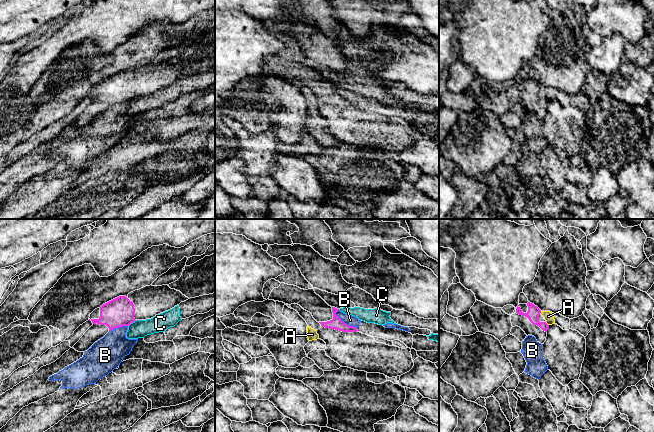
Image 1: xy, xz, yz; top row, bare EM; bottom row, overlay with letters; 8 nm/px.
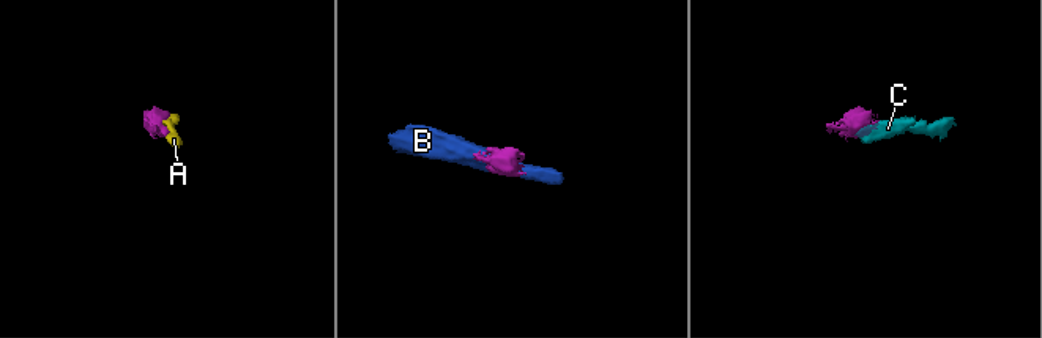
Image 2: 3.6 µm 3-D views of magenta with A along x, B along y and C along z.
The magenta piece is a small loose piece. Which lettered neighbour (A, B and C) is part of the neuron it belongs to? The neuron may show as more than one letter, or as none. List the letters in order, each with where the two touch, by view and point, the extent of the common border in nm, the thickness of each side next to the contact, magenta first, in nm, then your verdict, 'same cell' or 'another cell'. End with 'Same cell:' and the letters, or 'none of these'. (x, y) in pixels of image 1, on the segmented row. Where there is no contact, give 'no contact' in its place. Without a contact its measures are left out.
A: contact yz (540, 312); length 40 nm; calibres 100 and 80 nm; another cell
B: contact xz (344, 323); length 220 nm; calibres 90 and 90 nm; another cell
C: contact xy (132, 322); length 90 nm; calibres 220 and 140 nm; another cell
Same cell: none of these

